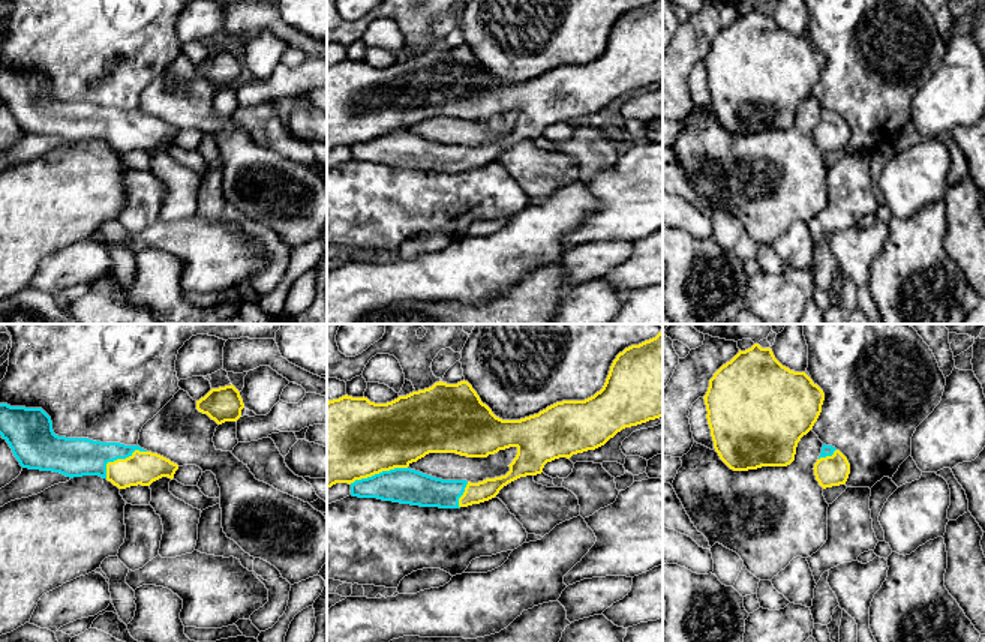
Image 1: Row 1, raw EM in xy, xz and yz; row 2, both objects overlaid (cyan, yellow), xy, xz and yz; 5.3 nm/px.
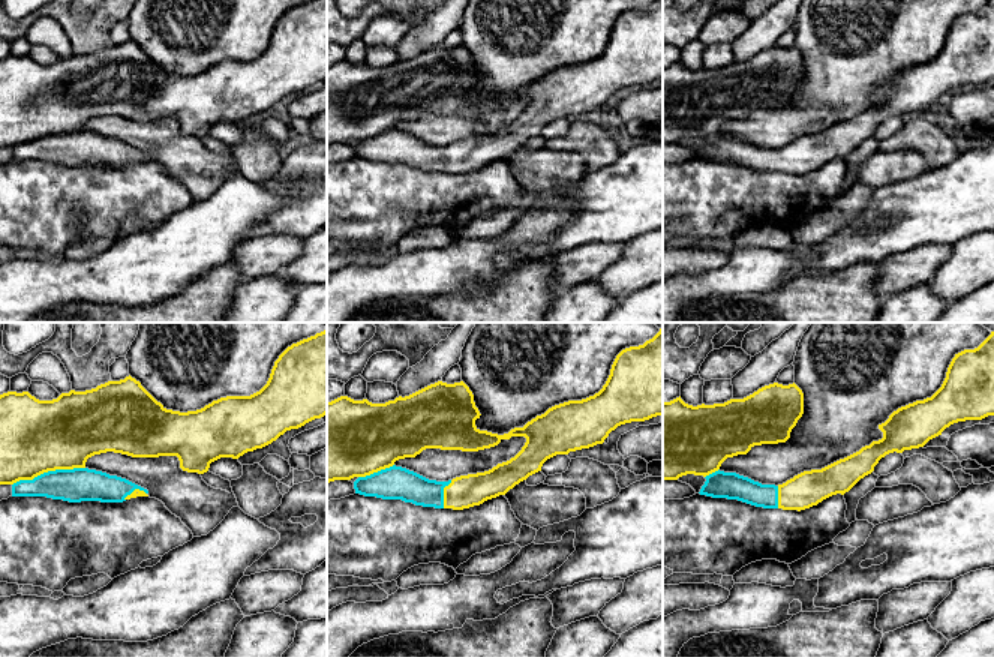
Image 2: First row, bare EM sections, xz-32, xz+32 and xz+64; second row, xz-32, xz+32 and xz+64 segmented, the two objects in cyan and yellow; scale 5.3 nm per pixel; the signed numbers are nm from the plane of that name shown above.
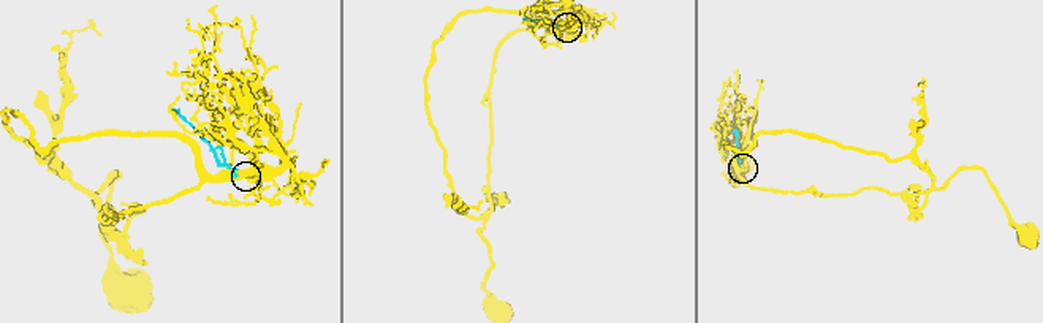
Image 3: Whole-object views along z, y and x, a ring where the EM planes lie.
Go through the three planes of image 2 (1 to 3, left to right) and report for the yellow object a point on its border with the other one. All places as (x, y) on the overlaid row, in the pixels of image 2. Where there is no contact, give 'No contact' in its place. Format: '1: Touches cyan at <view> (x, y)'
1: Touches cyan at xz-32 (48, 471)
2: Touches cyan at xz+32 (375, 473)
3: Touches cyan at xz+64 (777, 497)

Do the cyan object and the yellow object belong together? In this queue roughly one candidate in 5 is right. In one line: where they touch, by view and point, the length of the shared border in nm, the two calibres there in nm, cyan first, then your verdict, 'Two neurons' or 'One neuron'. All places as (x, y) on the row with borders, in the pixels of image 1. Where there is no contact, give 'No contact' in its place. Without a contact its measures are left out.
Touches cyan at xz (380, 473). Shared border 320 nm. Thickness 190 nm (cyan) against 440 nm. One neuron

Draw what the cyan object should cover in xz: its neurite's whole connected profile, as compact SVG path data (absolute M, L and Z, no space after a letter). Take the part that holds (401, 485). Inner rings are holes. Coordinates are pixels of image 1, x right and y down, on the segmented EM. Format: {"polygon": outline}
{"polygon": "M663 328L639 345L616 356L600 392L585 400L556 402L520 420L502 420L481 402L468 381L435 382L387 404L367 398L342 396L327 402L327 489L348 483L351 495L400 504L460 508L495 498L508 483L543 472L547 462L595 450L625 428L663 417ZM517 448L505 476L478 483L442 480L409 465L429 453L456 453L487 458L499 450Z"}

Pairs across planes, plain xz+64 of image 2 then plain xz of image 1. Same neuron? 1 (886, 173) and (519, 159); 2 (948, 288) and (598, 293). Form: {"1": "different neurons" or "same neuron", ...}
{"1": "same neuron", "2": "different neurons"}

